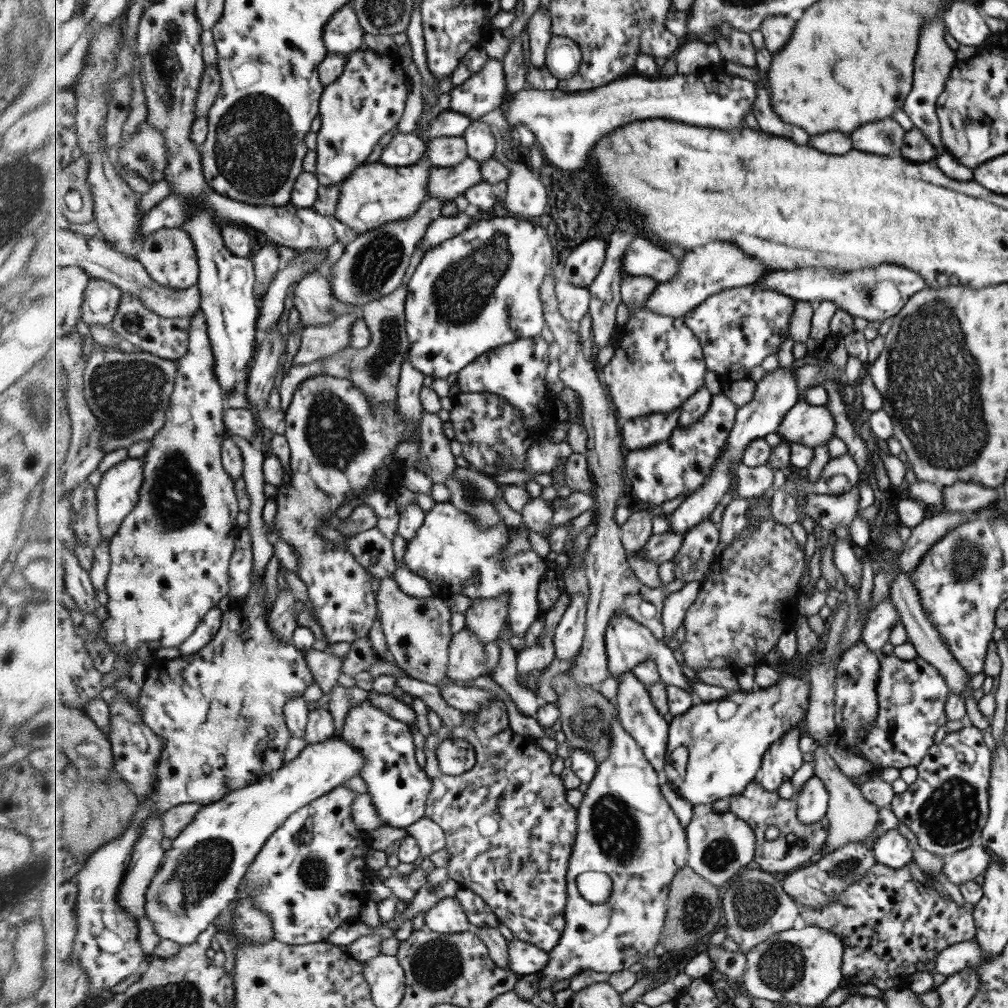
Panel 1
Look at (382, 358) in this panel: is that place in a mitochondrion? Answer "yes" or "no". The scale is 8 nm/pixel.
yes

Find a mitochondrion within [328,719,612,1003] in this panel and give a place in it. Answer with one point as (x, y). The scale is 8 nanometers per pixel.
(436, 965)

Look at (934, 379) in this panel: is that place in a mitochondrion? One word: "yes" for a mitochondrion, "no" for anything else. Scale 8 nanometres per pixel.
yes

